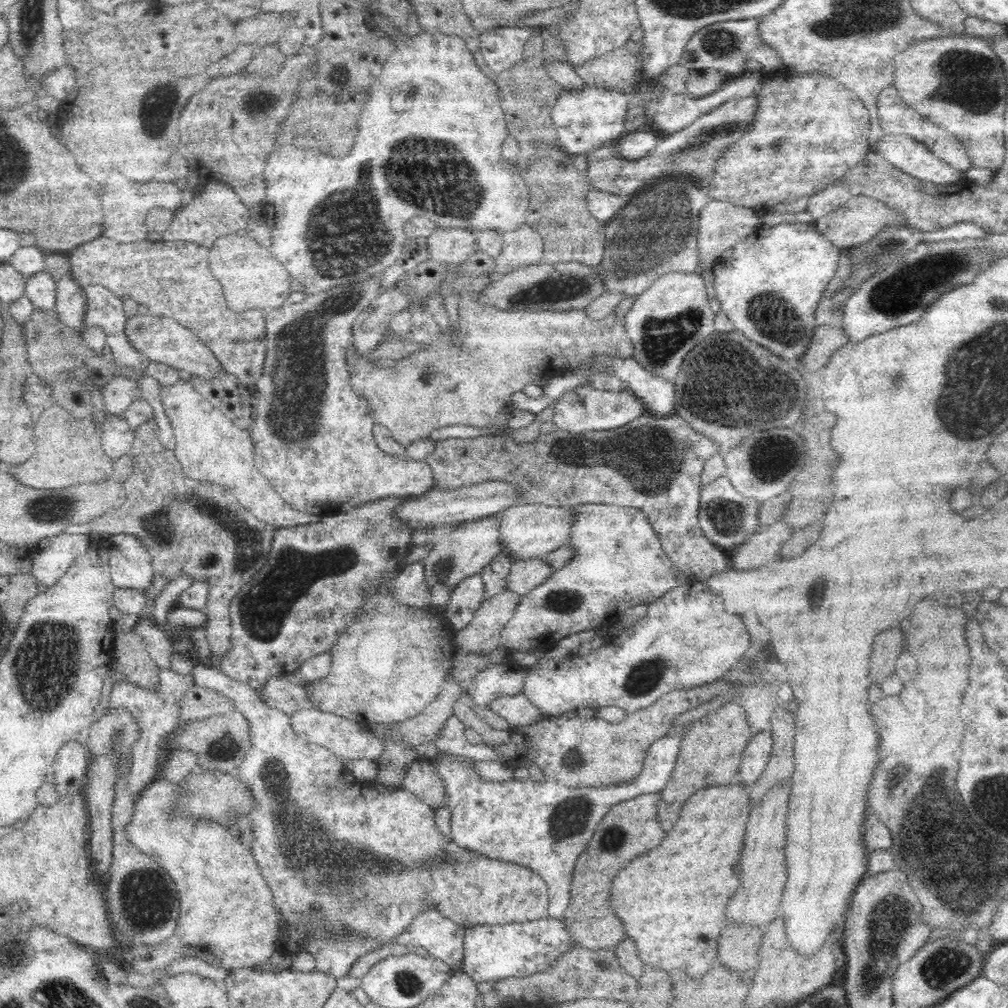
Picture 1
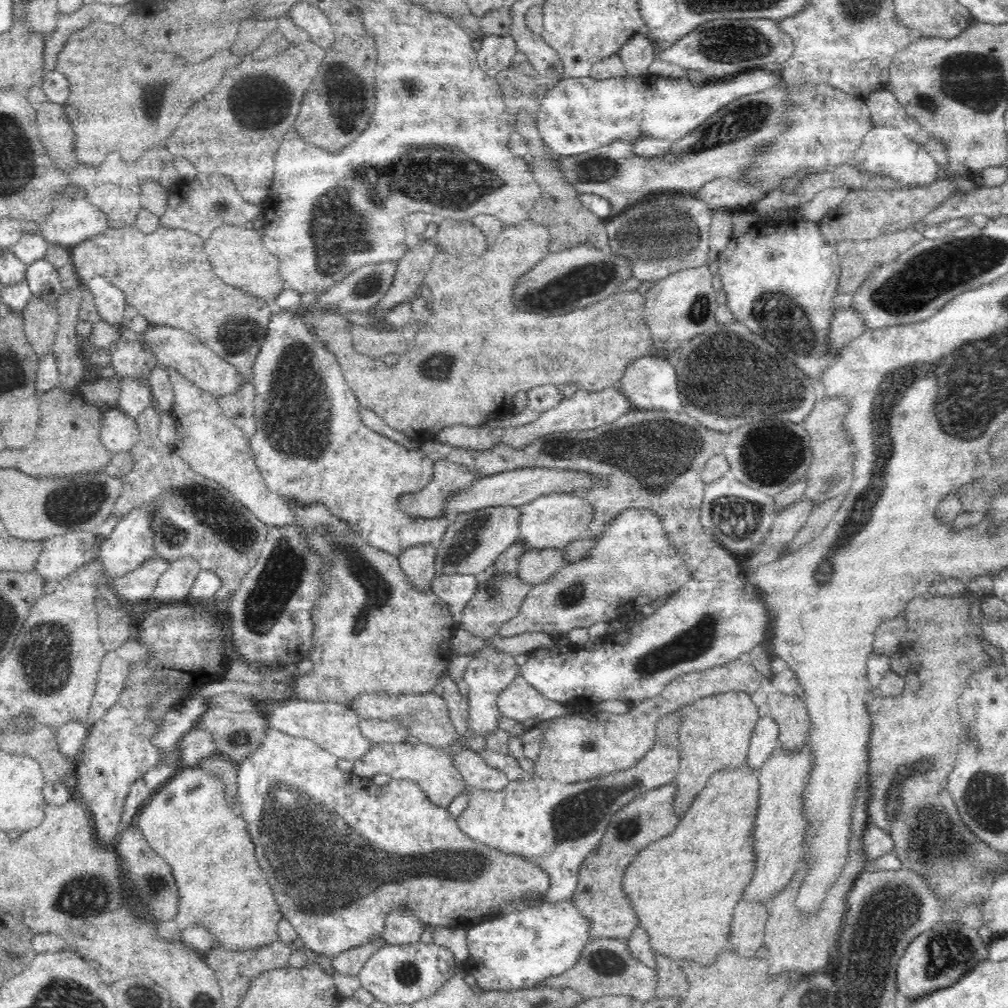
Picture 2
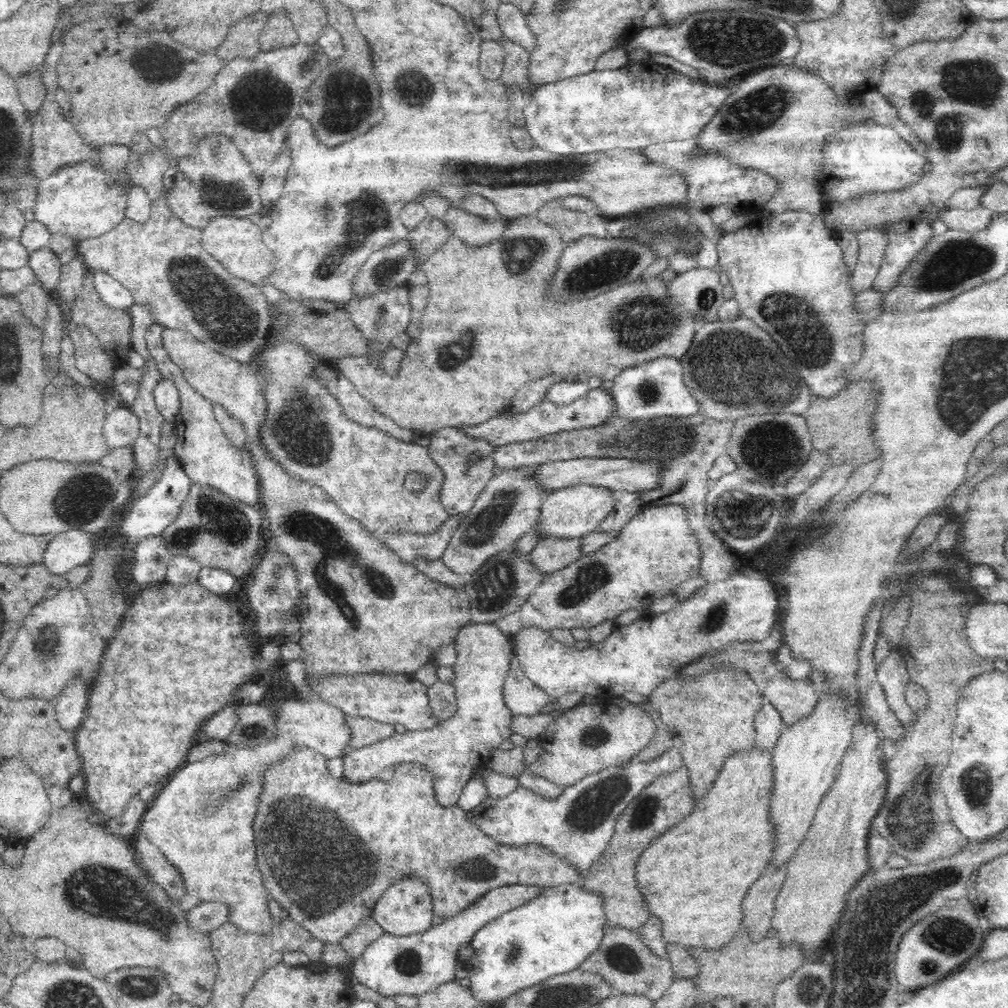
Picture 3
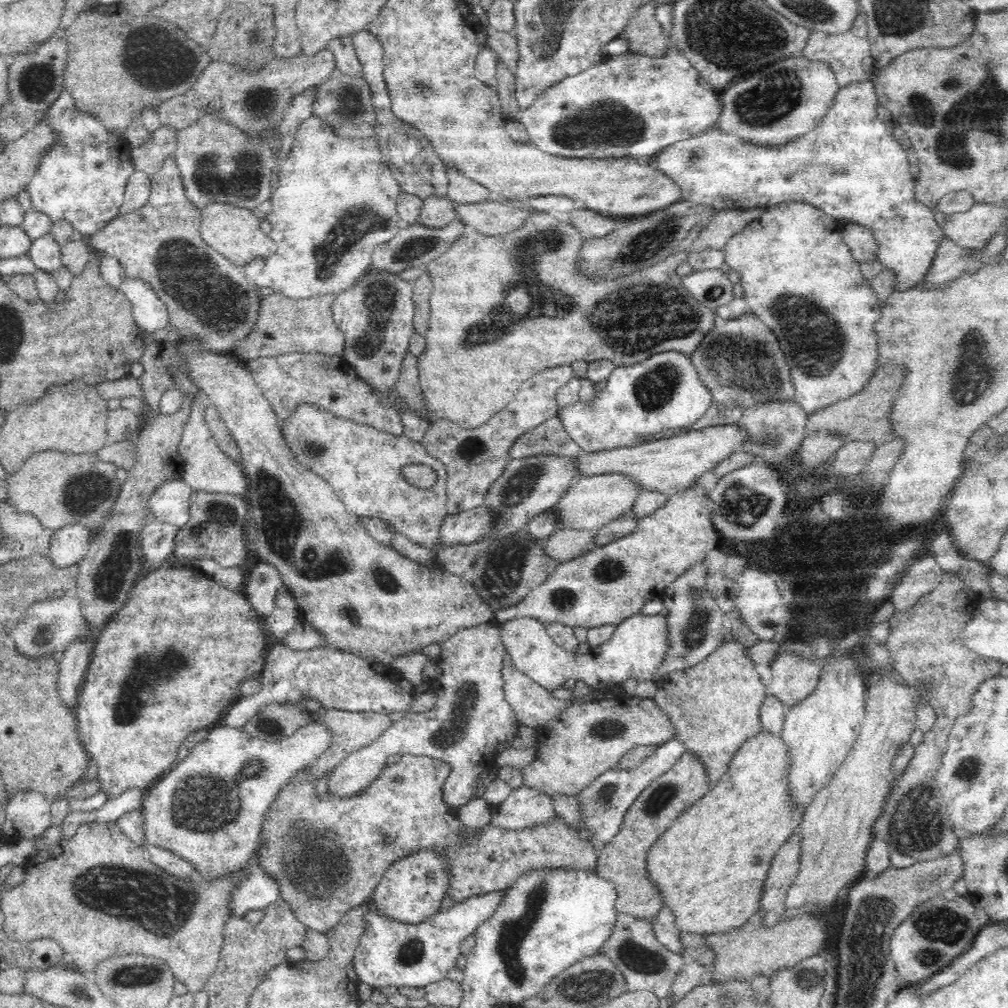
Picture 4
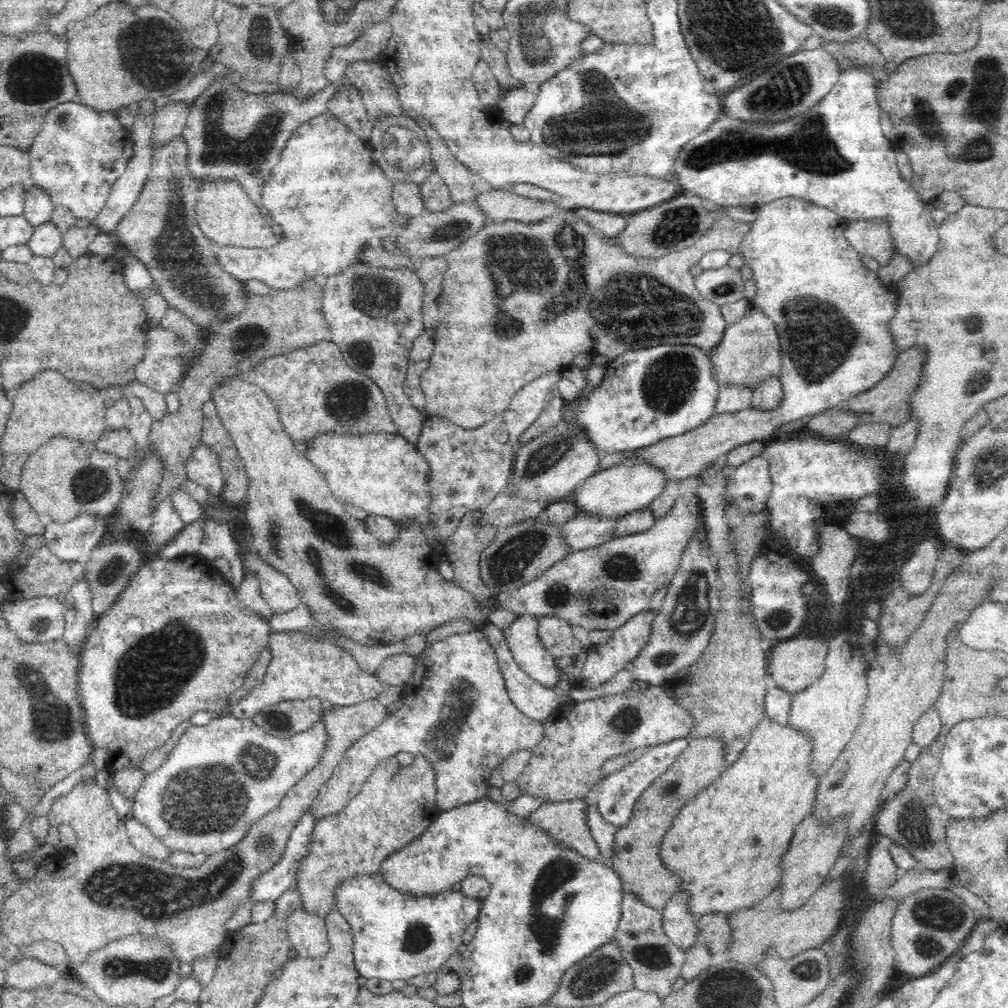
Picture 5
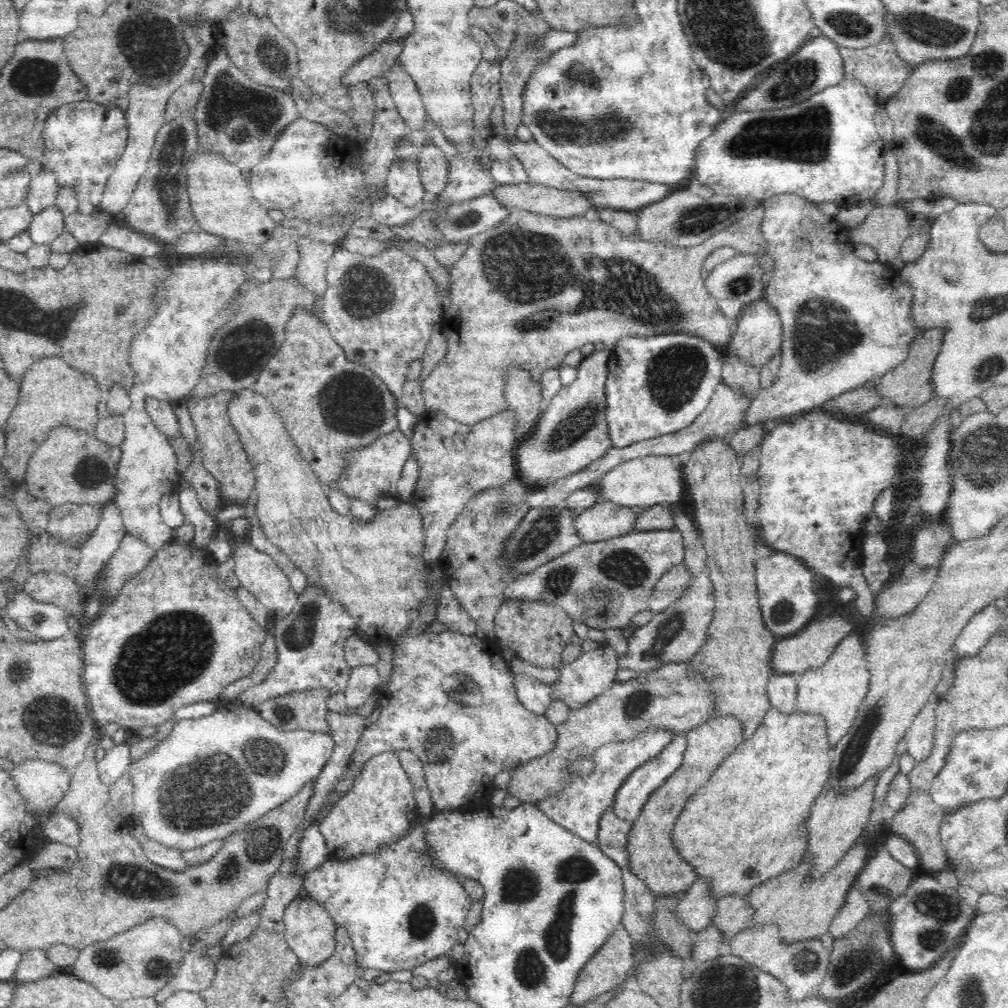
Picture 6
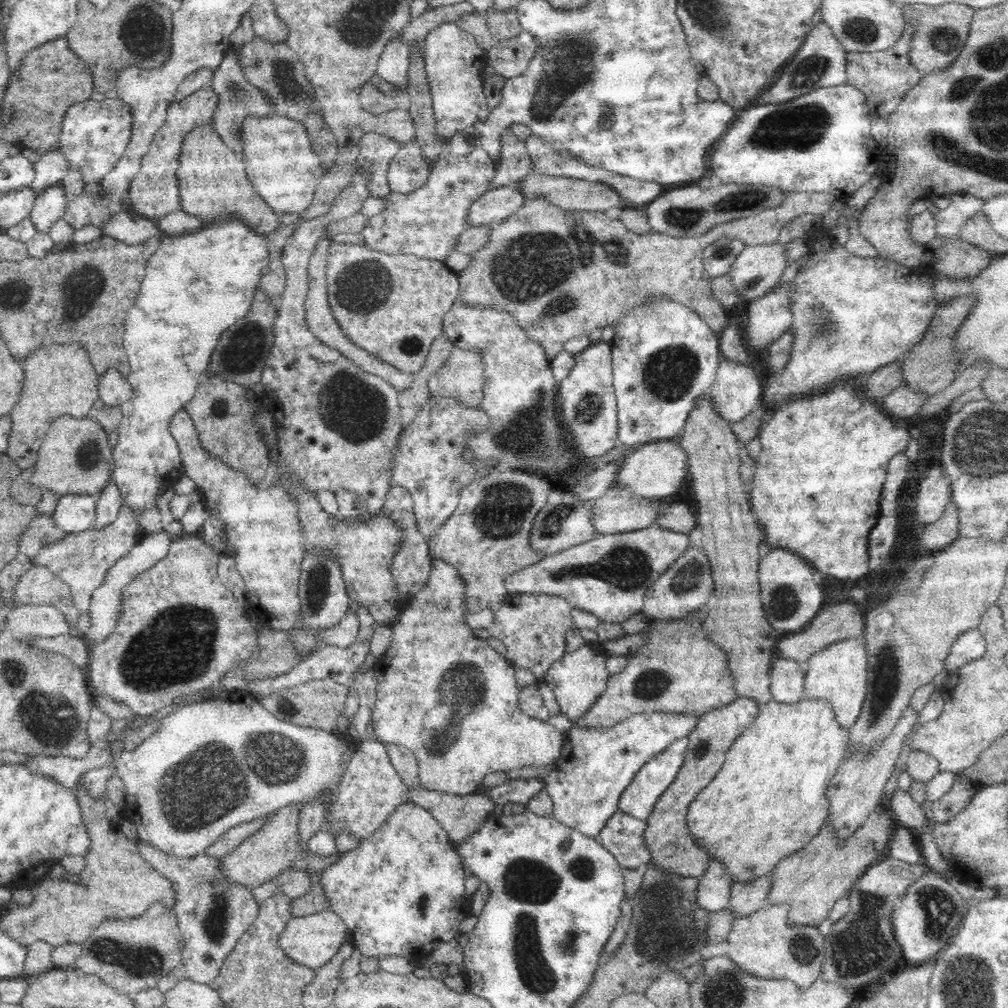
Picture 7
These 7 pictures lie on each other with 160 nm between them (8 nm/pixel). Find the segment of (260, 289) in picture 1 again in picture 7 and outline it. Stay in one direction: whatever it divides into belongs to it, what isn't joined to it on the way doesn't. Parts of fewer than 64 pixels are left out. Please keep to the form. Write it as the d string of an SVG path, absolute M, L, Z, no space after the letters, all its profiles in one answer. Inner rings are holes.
M210 122L196 126L186 134L178 159L180 166L176 170L176 177L180 187L181 209L184 212L200 218L205 224L237 218L251 228L254 234L267 235L282 226L278 214L270 210L270 206L248 182L244 158L225 145Z

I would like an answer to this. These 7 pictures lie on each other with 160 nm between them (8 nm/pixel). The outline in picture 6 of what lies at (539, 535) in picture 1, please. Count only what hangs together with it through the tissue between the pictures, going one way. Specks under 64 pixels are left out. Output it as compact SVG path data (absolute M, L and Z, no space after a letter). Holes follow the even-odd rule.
M646 456L620 463L604 474L596 485L600 500L614 502L626 508L642 508L679 502L686 484L682 467L676 468L670 456Z

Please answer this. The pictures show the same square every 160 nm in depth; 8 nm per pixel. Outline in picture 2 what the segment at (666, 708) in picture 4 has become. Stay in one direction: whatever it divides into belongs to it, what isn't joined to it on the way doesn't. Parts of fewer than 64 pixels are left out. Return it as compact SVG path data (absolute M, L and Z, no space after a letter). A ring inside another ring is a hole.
M728 690L700 698L694 704L679 708L676 712L682 715L682 728L678 732L680 768L674 781L676 784L674 806L676 814L682 816L715 773L727 769L742 769L747 763L749 744L760 712L752 703L750 694L741 690Z

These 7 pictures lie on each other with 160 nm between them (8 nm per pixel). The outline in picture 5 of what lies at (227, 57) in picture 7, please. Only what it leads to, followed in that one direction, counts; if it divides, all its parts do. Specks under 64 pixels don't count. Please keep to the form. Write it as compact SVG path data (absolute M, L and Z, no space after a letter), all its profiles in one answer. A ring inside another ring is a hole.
M218 78L192 104L181 134L188 147L192 176L198 183L238 180L248 197L260 196L291 134L307 120L327 112L327 102L342 88L342 81L316 92L310 100L299 100L286 91L250 94L236 87L231 78Z

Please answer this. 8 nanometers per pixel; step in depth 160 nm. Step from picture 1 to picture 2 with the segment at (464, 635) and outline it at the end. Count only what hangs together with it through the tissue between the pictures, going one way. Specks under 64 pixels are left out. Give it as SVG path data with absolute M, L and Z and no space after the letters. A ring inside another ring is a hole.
M491 569L488 571L491 577L478 585L476 596L466 604L466 608L462 612L464 616L462 616L460 624L460 627L466 629L472 636L481 639L489 639L498 635L500 626L518 614L520 606L532 588L532 584L526 584L517 574L500 576L493 574Z

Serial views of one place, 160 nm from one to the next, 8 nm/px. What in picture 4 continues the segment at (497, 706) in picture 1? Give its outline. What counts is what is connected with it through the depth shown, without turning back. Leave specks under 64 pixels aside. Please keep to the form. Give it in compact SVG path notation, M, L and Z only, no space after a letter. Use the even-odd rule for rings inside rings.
M506 652L503 660L505 699L514 709L522 725L537 728L550 722L572 703L568 699L556 699L549 690L521 673Z

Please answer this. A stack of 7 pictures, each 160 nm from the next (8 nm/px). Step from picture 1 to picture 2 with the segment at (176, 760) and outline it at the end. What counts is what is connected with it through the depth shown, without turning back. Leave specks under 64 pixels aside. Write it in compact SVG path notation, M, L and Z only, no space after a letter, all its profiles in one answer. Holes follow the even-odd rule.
M193 728L177 743L180 753L180 768L199 767L200 760L210 757L215 752L215 740L209 730Z

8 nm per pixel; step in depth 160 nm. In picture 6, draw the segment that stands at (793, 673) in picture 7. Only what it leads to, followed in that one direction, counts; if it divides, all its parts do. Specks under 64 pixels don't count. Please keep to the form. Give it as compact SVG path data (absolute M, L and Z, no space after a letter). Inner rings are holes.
M773 674L768 680L767 693L770 704L784 714L796 710L799 677L794 674Z

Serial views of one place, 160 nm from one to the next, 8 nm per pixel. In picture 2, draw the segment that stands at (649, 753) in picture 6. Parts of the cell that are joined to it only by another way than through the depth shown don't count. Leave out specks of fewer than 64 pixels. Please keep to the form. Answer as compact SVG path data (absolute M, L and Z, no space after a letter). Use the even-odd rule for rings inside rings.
M272 727L266 729L266 734L264 738L261 738L260 746L252 751L252 754L248 755L244 761L238 763L238 776L237 776L237 784L238 784L238 792L237 796L240 796L240 802L242 802L242 816L244 816L244 820L248 822L248 832L250 832L250 836L254 838L252 842L256 844L256 858L258 858L258 862L260 868L264 871L266 875L267 881L270 883L270 886L273 889L273 894L275 895L275 902L278 904L278 907L283 914L283 918L285 918L293 927L296 929L298 933L299 939L305 946L305 948L309 948L312 952L315 952L318 956L325 956L332 960L332 958L336 958L338 954L342 954L342 952L346 952L346 950L352 950L352 948L356 948L356 946L362 946L362 944L366 944L372 942L376 936L383 936L384 928L386 928L386 916L390 914L390 912L394 912L394 910L409 910L409 912L413 912L424 924L432 924L438 926L445 927L462 927L463 929L469 929L470 927L476 926L481 922L484 922L488 919L496 918L498 916L504 916L506 914L510 914L510 912L514 912L514 910L526 910L526 908L535 906L536 904L542 904L535 902L525 902L528 899L536 899L541 895L546 895L550 886L550 877L547 872L544 872L537 864L526 860L520 856L516 856L514 854L504 854L499 850L494 848L490 848L481 842L476 842L472 840L470 837L466 836L466 834L460 831L460 827L458 827L457 819L452 819L449 816L449 812L447 808L436 806L432 804L432 802L428 801L428 796L416 785L416 782L412 781L402 781L389 779L386 785L377 786L372 779L368 778L360 778L356 777L356 774L346 774L346 772L342 772L342 770L338 769L338 758L333 754L330 754L327 750L320 749L318 745L316 745L313 741L309 741L308 738L302 740L292 740L292 738L288 734L284 734L279 730L272 729Z

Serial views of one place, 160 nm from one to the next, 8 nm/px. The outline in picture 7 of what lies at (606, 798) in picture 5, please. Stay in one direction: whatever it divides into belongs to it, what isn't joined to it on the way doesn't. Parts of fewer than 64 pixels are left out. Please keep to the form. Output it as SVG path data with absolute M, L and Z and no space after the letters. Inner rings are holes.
M689 737L678 738L674 740L666 750L660 754L653 755L649 762L637 772L636 777L624 790L619 802L619 810L624 814L632 815L633 818L638 818L646 821L649 814L652 812L653 806L660 800L660 796L672 785L676 779L678 772L681 770L685 762L686 750L689 745Z

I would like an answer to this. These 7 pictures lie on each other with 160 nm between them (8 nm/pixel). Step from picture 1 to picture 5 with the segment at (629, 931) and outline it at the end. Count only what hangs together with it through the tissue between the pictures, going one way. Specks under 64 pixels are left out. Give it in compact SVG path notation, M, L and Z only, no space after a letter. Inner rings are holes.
M766 717L766 720L762 720L760 726L756 726L756 730L752 732L748 746L744 747L744 752L740 754L740 758L730 768L726 769L716 782L703 792L700 792L692 802L688 802L682 808L680 816L674 820L672 827L662 839L659 855L664 866L680 877L682 891L690 895L689 911L694 916L697 916L698 919L714 912L730 914L736 910L752 907L778 888L783 875L783 872L780 870L781 856L788 850L792 837L795 834L796 826L799 826L813 812L818 780L808 770L810 754L812 754L812 740L806 734L802 734L796 728L790 728L790 726L780 726L774 720L768 720L768 717Z

